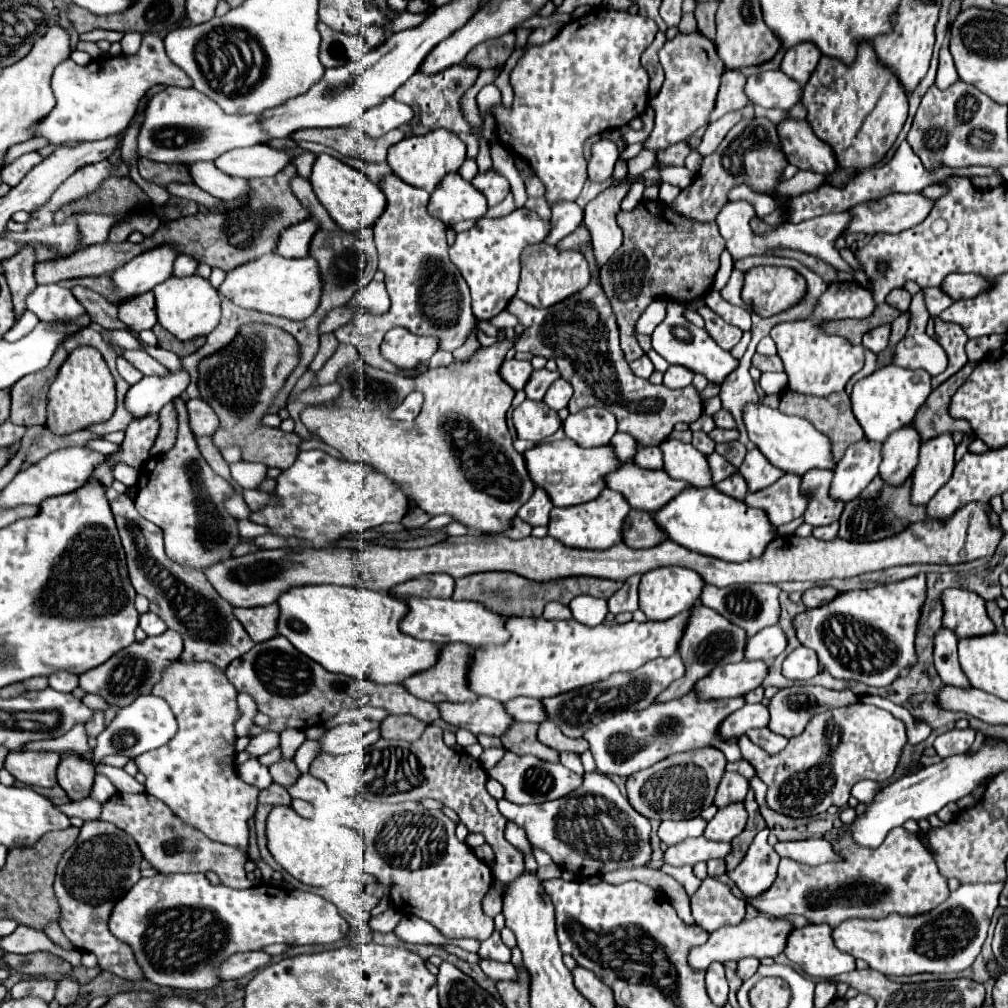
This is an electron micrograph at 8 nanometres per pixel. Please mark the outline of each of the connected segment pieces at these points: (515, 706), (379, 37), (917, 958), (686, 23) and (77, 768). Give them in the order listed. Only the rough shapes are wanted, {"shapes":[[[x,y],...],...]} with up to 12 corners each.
{"shapes":[[[516,697],[502,703],[516,721],[542,723],[546,713],[538,699]],[[362,27],[368,49],[376,49],[386,41],[380,27]],[[1004,881],[942,907],[852,919],[834,945],[884,975],[960,973],[978,957]],[[684,13],[680,33],[696,33],[694,13]],[[78,755],[58,765],[58,785],[70,801],[86,799],[94,767]]]}

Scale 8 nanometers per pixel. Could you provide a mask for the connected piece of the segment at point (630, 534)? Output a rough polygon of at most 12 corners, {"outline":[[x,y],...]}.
{"outline":[[632,509],[624,543],[650,549],[668,539],[650,513]]}

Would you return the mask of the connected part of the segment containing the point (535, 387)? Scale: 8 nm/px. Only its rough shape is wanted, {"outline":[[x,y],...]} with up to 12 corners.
{"outline":[[534,371],[524,385],[526,399],[542,401],[550,383],[560,375]]}

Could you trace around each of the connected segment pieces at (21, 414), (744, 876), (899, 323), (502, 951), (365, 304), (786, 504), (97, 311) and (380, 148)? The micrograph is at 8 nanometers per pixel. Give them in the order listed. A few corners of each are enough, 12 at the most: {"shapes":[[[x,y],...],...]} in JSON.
{"shapes":[[[64,345],[42,371],[12,387],[12,423],[46,423],[48,387],[66,359]],[[757,833],[742,863],[726,873],[744,895],[774,883],[780,857]],[[910,311],[892,321],[890,347],[894,347],[910,325]],[[496,929],[482,941],[480,957],[510,961],[510,949]],[[372,281],[346,307],[374,315],[390,309],[382,281]],[[786,473],[774,487],[748,493],[746,505],[772,523],[802,517],[810,497],[802,477]],[[74,287],[90,319],[106,329],[128,329],[102,295]],[[356,127],[302,129],[294,141],[316,141],[342,155],[386,161],[402,141],[394,129],[368,137]]]}

